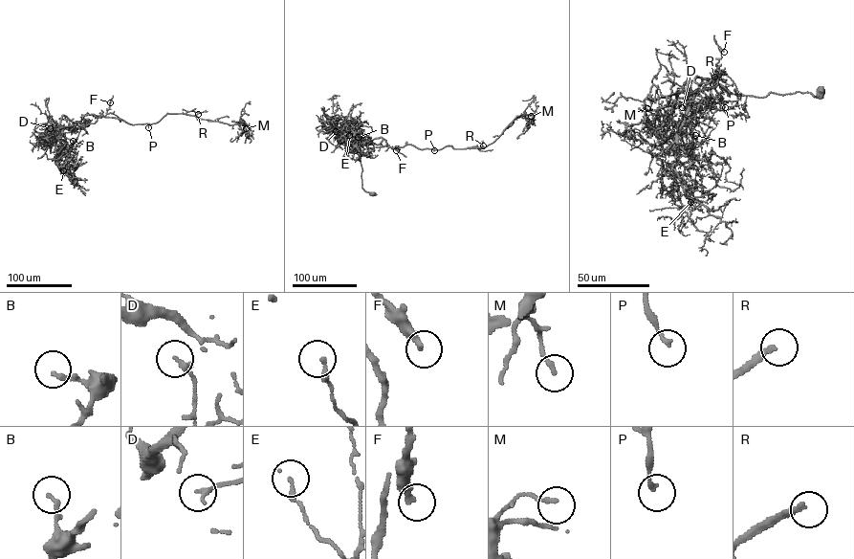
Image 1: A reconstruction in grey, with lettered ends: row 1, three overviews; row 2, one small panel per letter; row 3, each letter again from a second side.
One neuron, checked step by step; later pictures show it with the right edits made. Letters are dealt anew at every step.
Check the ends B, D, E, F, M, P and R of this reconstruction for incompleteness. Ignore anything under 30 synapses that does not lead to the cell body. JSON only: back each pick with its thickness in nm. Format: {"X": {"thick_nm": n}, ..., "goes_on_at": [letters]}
{"R": {"thick_nm": 200}, "goes_on_at": ["R"]}

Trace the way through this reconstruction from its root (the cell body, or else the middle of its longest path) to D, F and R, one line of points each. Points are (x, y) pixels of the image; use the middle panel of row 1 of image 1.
D: (372, 194), (362, 188), (360, 156), (345, 135), (336, 135), (336, 131)
F: (372, 194), (362, 188), (362, 169), (356, 151), (365, 152), (368, 145), (381, 137), (396, 150)
R: (372, 194), (362, 188), (356, 151), (365, 152), (374, 139), (382, 137), (391, 147), (421, 149), (483, 145)

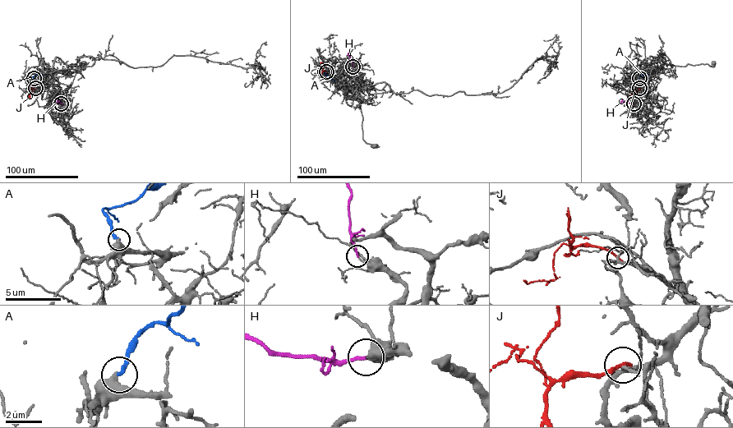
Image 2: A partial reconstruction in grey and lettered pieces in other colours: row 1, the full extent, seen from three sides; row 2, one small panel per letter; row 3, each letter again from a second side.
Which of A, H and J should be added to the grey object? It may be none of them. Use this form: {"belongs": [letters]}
{"belongs": ["H"]}

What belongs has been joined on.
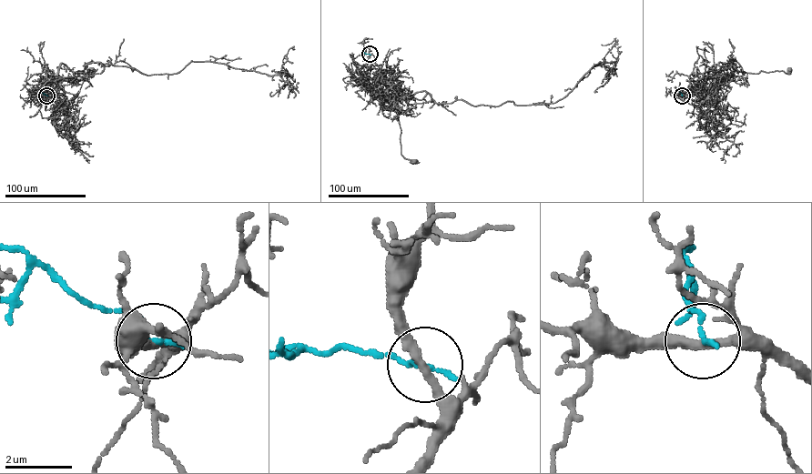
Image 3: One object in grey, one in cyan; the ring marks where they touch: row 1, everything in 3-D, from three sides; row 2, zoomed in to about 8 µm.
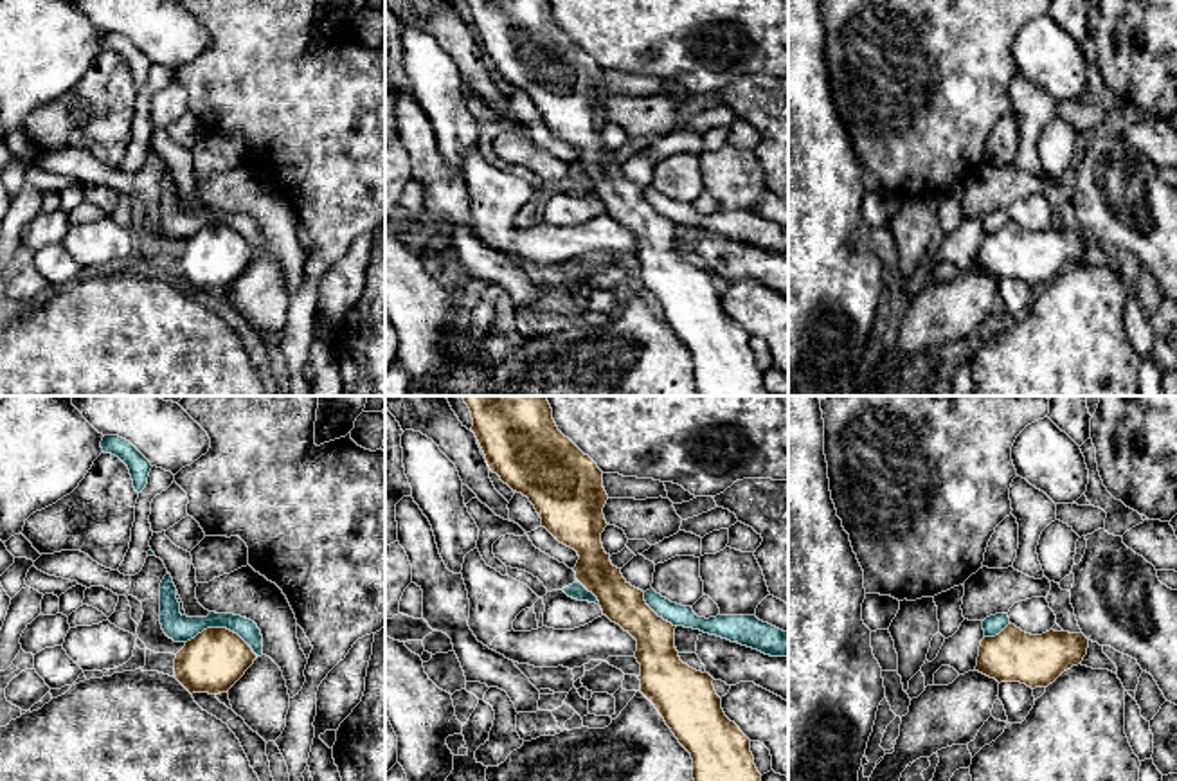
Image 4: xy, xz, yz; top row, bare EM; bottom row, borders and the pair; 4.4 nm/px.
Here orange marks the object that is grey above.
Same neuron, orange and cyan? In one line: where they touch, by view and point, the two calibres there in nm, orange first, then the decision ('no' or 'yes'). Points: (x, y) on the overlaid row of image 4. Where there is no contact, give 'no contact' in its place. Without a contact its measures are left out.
xy (222, 628) | 280/120 nm | no

